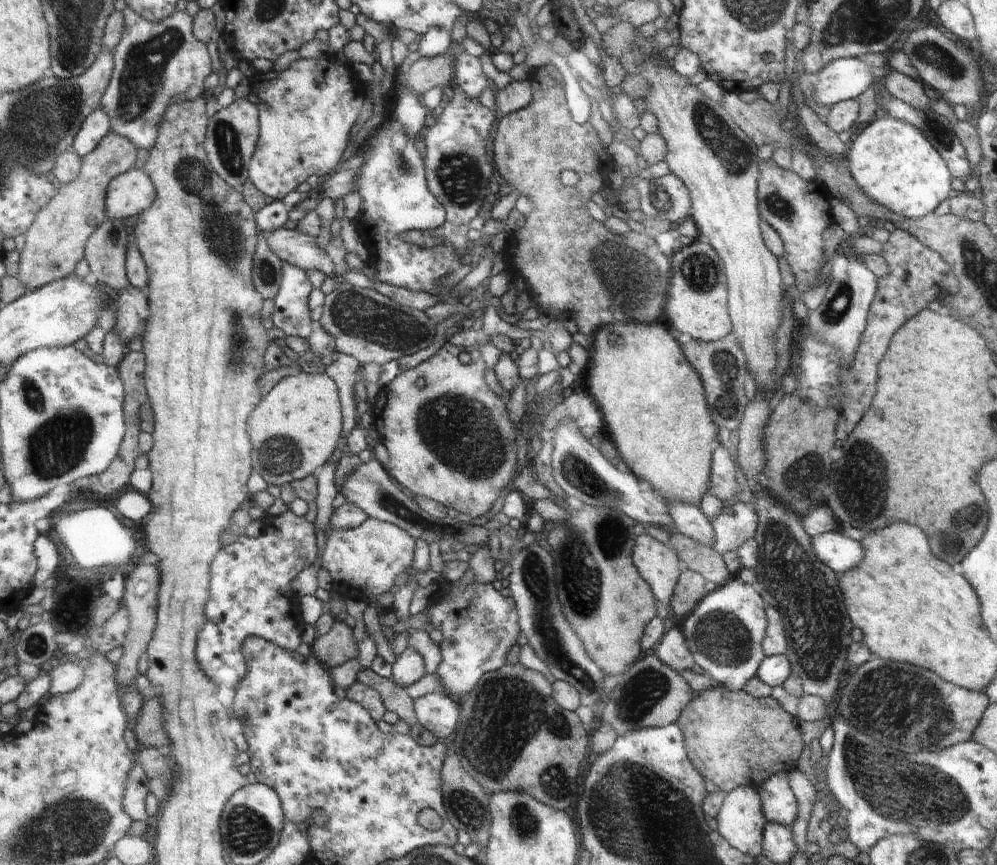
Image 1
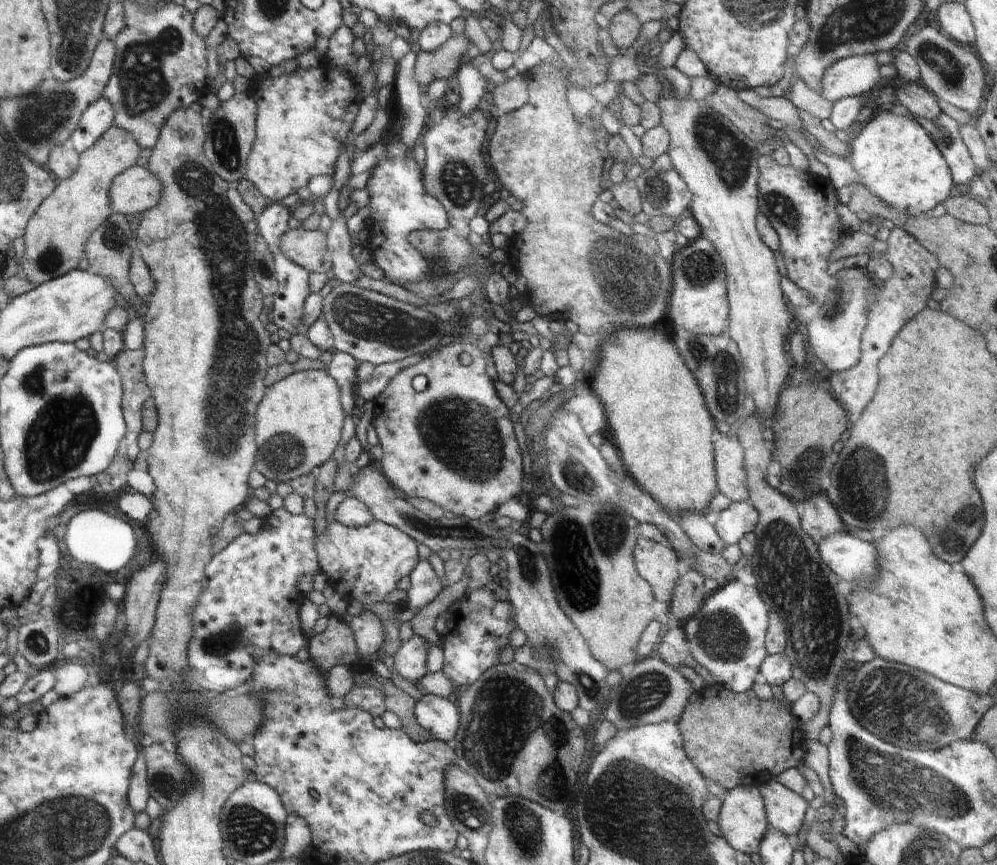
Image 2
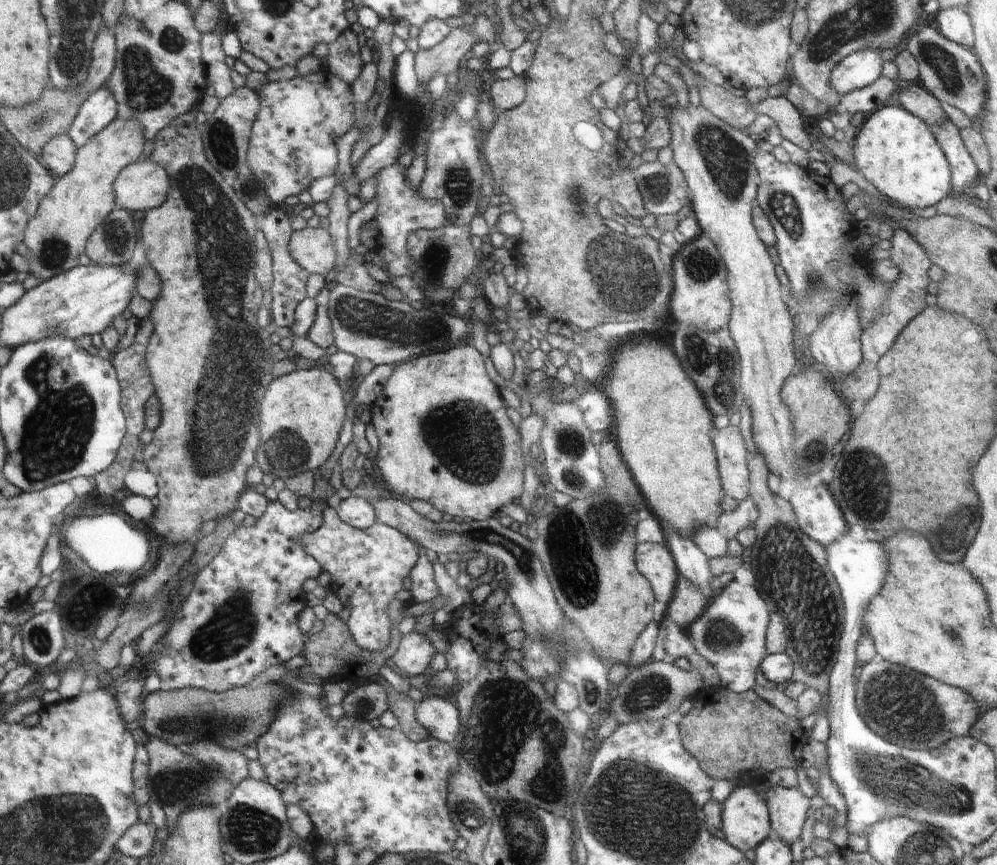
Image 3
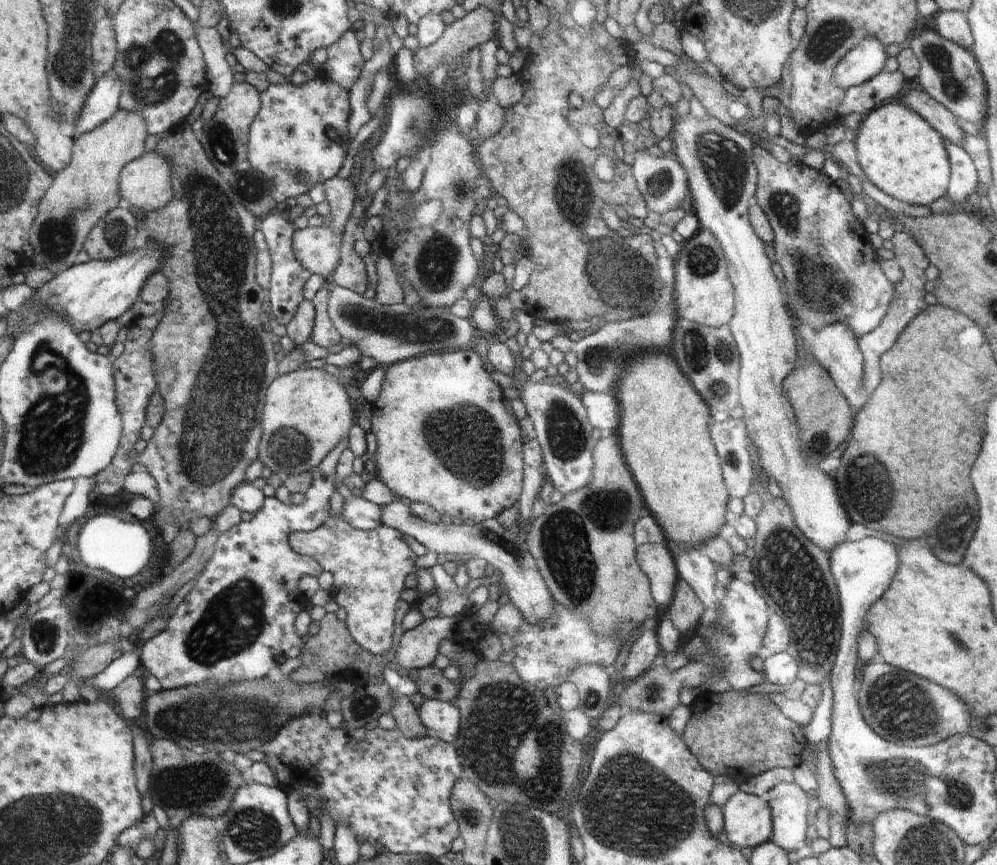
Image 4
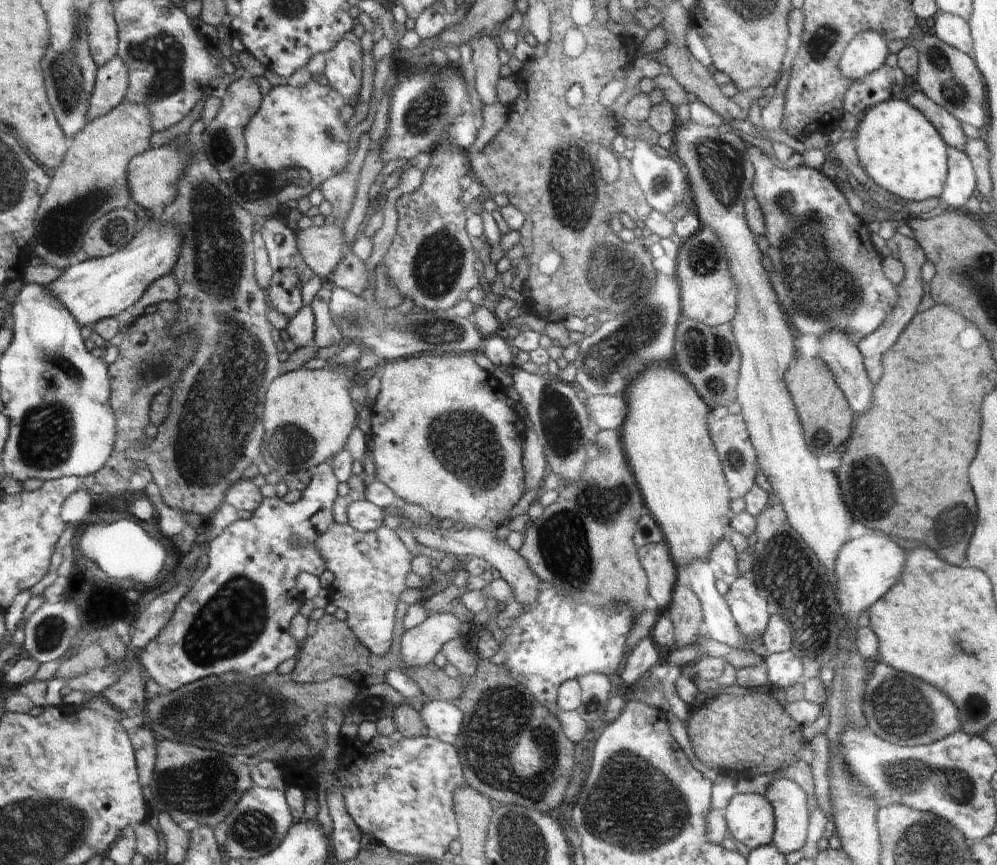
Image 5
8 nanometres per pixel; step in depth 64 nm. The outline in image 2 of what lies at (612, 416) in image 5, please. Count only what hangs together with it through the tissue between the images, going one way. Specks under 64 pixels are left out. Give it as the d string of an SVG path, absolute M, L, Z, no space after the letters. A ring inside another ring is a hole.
M593 391L572 397L562 407L574 412L580 418L588 436L595 432L601 433L608 424L605 407Z

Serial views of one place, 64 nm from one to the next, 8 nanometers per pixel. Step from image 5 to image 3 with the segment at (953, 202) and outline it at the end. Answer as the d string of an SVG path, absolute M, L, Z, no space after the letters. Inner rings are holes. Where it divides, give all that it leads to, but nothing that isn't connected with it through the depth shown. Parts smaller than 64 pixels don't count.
M948 118L942 125L928 126L950 162L955 194L963 195L964 188L974 186L981 180L981 175L962 143L958 128Z

